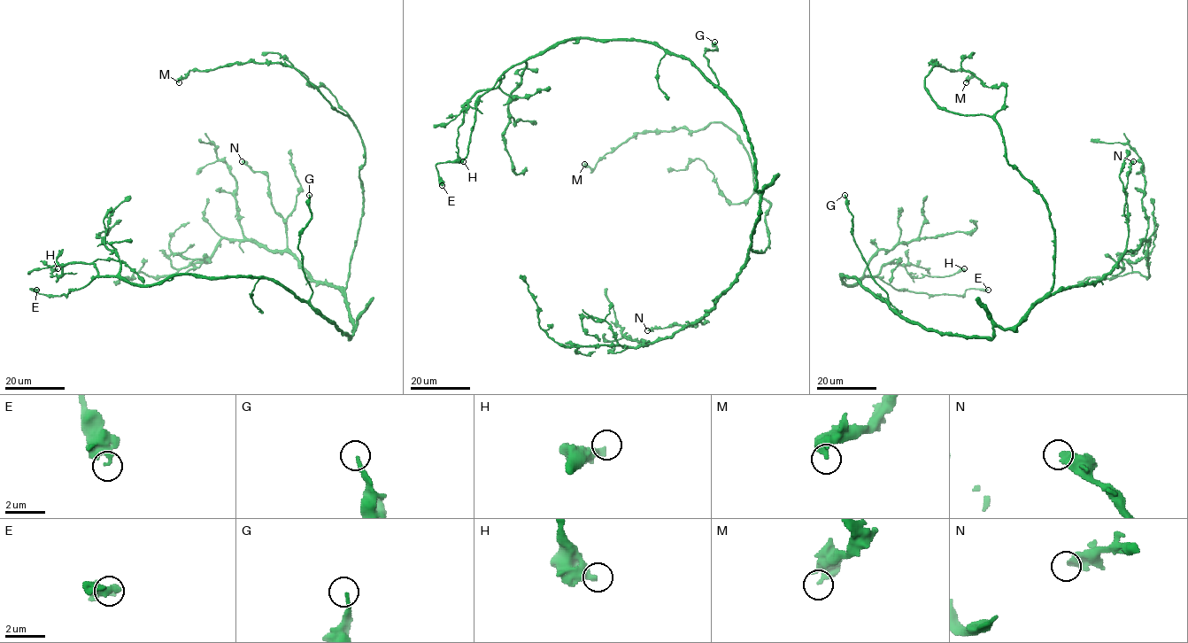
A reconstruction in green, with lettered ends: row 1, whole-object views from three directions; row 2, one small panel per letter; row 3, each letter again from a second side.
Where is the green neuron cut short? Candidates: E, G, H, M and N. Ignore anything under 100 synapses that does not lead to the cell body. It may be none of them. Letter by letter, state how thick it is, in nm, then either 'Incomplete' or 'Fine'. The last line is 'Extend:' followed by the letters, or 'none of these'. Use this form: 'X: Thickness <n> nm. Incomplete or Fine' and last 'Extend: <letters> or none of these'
E: Thickness 280 nm. Fine
G: Thickness 180 nm. Fine
H: Thickness 360 nm. Fine
M: Thickness 360 nm. Fine
N: Thickness 400 nm. Fine
Extend: none of these

